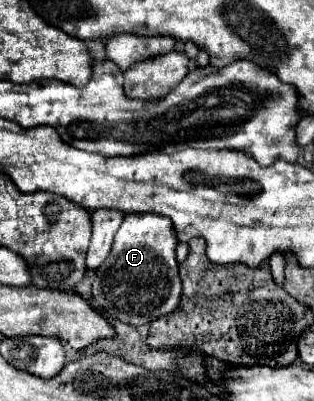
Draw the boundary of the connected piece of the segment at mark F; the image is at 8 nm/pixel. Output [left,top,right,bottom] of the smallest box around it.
[93,215,181,327]

